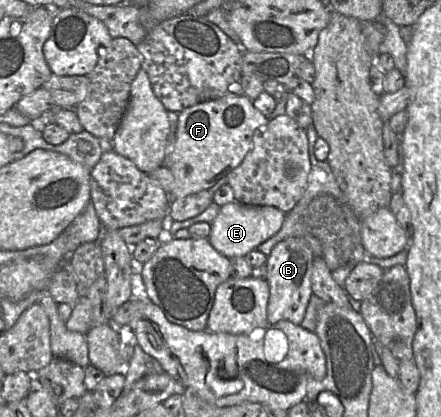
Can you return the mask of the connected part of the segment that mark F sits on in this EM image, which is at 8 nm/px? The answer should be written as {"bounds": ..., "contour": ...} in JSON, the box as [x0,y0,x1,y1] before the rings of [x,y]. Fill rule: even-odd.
{"bounds":[169,95,268,201],"contour":[[[245,95],[200,102],[178,114],[176,141],[169,158],[174,177],[170,201],[213,187],[238,167],[252,147],[255,131],[268,123]]]}

